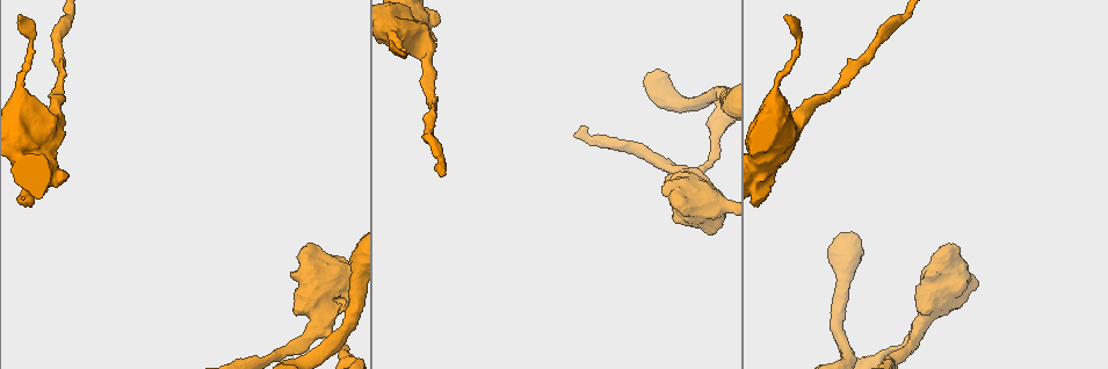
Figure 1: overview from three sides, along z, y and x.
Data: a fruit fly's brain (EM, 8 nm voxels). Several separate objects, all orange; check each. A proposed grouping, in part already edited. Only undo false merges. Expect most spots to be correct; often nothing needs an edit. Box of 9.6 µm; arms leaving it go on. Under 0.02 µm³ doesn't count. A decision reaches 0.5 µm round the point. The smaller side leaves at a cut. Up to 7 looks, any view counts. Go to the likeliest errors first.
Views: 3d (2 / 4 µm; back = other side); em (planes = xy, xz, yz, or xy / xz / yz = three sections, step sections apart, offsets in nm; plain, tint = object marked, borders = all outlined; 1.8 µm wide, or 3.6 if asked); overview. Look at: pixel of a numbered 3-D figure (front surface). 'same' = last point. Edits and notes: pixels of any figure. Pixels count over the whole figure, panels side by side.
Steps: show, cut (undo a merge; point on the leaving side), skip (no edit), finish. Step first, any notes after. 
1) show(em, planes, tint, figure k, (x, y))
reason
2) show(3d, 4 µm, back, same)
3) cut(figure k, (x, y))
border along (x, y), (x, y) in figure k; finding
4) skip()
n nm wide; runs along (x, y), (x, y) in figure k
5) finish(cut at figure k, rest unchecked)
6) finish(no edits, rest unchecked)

show(em, yz, step 16, tint, figure 1, (316, 327))
thick turns thin

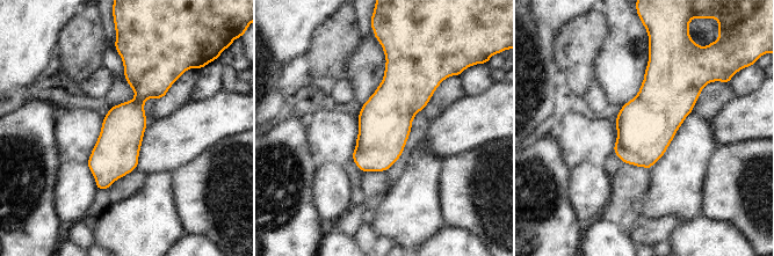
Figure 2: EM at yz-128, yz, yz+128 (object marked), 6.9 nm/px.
show(em, planes, borders, same)

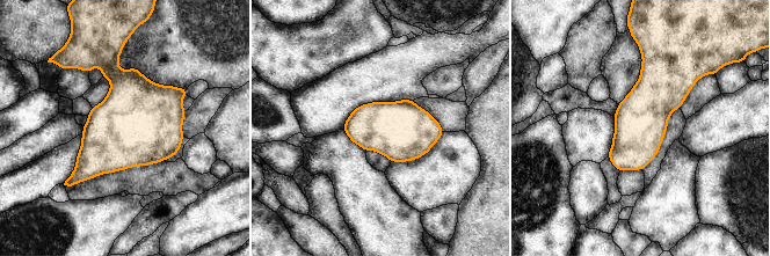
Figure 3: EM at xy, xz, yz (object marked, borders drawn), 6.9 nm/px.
skip()
continuous, no second neuron

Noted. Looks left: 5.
show(3d, 2 µm, figure 1, (798, 44))
narrows sharply

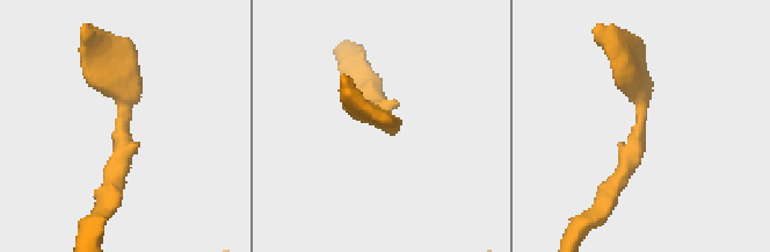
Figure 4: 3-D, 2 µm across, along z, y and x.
show(em, planes, tint, figure 4, (122, 121))

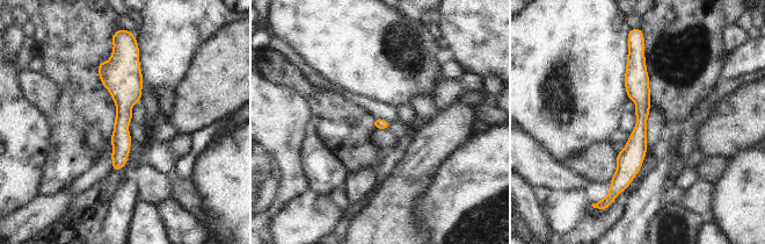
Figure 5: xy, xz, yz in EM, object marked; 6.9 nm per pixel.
skip()
runs along (634, 52), (641, 128), (619, 188) in figure 5; all the same neuron

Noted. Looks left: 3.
show(em, 3.6 µm, xy, step 4, tint, figure 1, (798, 122))
sudden change in width

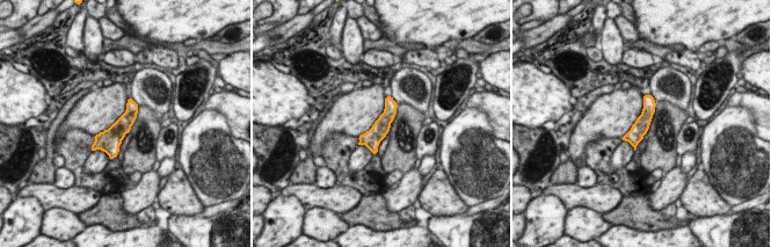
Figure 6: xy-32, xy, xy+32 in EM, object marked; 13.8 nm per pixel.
show(em, 3.6 µm, planes, borders, same)
another direction

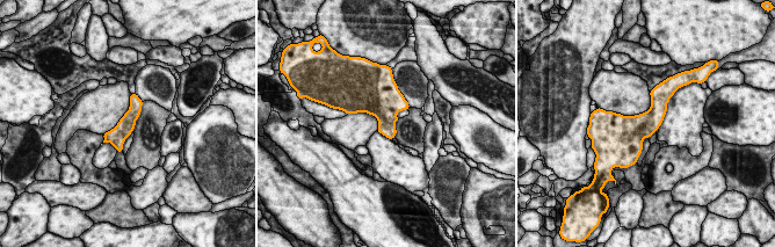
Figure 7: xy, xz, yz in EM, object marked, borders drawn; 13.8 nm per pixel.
skip()
runs along (134, 96), (120, 147) in figure 7; one neuron here

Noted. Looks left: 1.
finish(no edits, rest unchecked)

